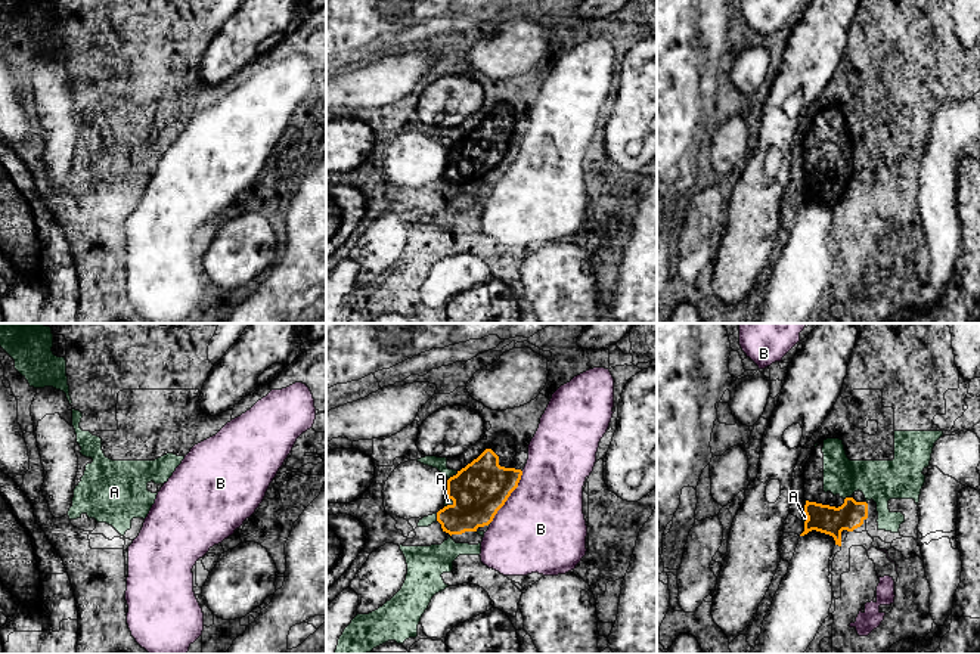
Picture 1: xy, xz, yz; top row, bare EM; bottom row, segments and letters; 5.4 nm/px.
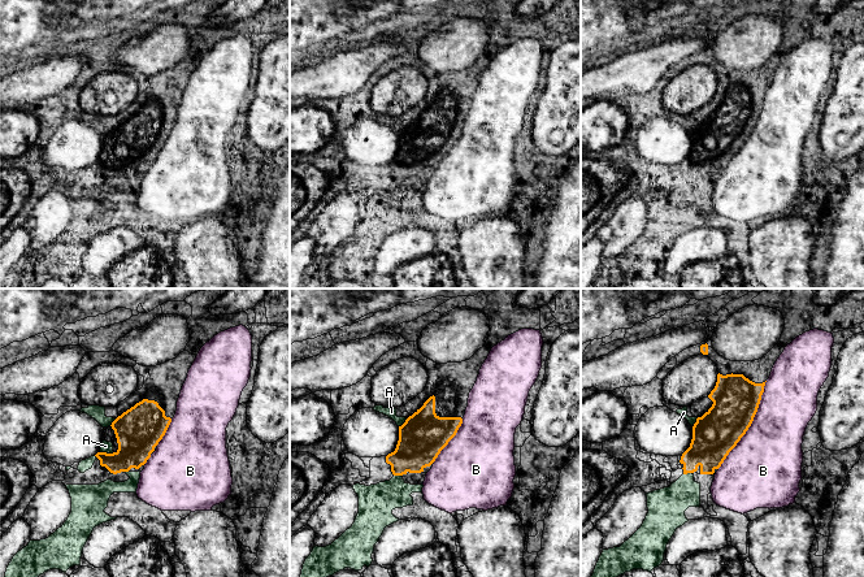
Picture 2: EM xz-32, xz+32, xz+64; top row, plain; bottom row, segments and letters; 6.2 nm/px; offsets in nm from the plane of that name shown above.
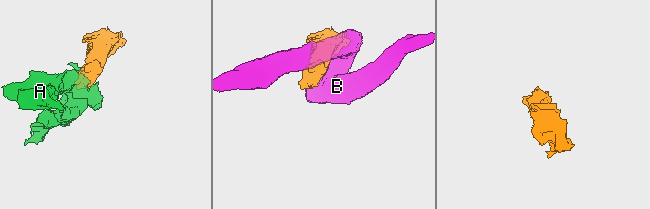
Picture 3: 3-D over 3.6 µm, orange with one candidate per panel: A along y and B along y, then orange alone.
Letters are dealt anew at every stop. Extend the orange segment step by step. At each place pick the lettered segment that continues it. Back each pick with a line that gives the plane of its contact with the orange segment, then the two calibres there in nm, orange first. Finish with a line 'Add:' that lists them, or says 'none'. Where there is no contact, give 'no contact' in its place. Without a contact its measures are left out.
A: contact in xz; calibres 300 and 70 nm
Add: A

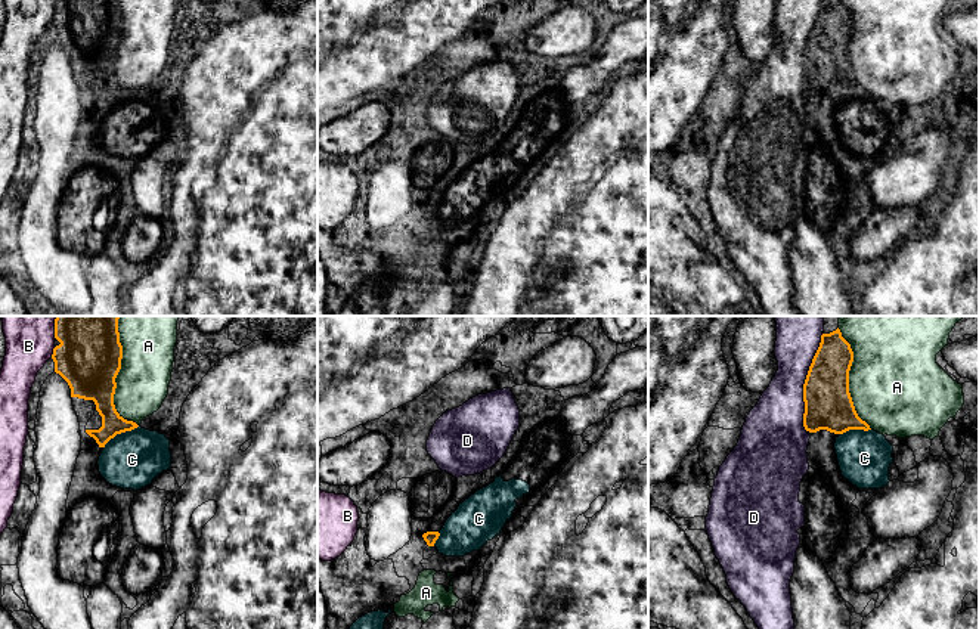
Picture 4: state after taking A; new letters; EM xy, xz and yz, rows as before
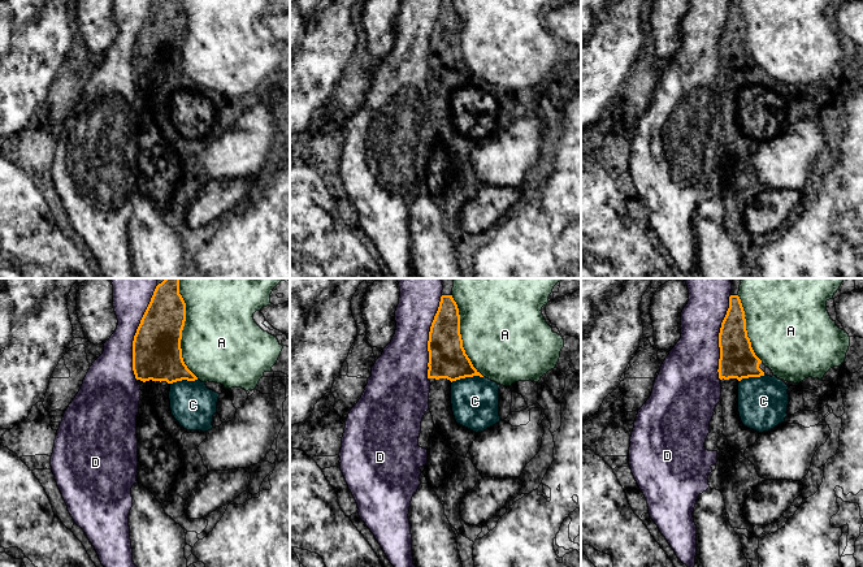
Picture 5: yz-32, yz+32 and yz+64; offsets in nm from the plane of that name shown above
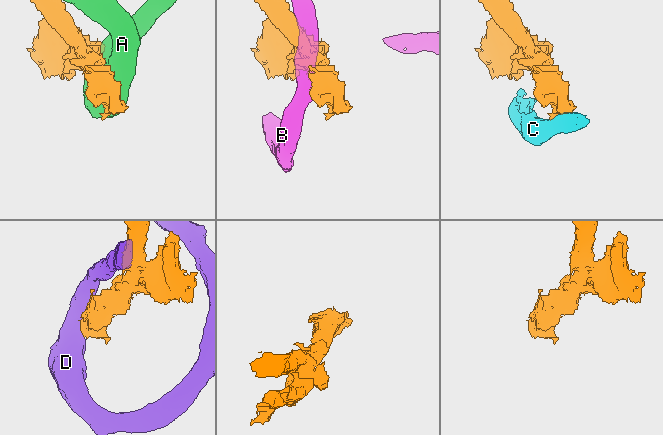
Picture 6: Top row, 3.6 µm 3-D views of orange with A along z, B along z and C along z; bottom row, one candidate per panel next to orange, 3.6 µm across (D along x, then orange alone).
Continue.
Add: none

